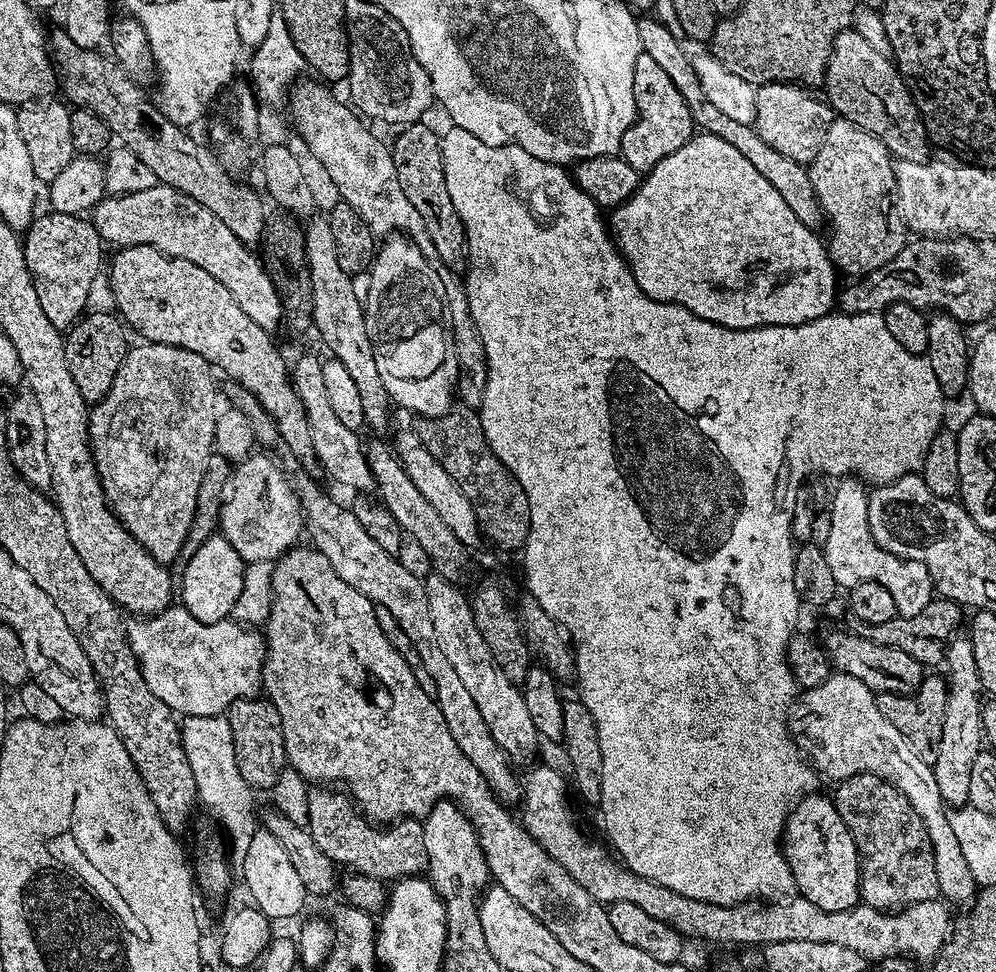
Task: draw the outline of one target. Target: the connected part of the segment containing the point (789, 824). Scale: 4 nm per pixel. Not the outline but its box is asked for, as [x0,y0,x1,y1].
[782,794,860,911]

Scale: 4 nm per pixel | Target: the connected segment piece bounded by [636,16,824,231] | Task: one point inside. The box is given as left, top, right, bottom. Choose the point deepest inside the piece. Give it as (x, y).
(790, 179)

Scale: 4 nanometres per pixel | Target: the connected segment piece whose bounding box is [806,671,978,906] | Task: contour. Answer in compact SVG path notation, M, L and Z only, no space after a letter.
M833 671L832 675L826 677L817 688L807 689L806 696L812 703L813 710L817 712L812 712L808 716L808 732L812 736L820 736L816 748L807 749L806 752L812 767L821 777L829 776L832 782L845 780L854 774L870 772L895 786L910 802L910 806L914 806L918 818L922 818L926 826L926 834L930 834L934 850L934 866L938 870L940 896L948 902L953 900L954 903L960 904L959 906L967 905L975 897L978 885L970 872L970 866L966 864L957 835L950 826L949 809L942 798L942 790L938 790L938 778L934 778L931 763L923 760L918 750L914 750L914 746L902 734L902 730L898 730L898 726L894 726L894 722L890 722L890 718L882 714L876 701L877 693L871 692L862 681L854 678L849 672Z

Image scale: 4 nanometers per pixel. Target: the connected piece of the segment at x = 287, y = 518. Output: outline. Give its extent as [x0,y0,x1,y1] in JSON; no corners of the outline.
[219,454,305,565]

